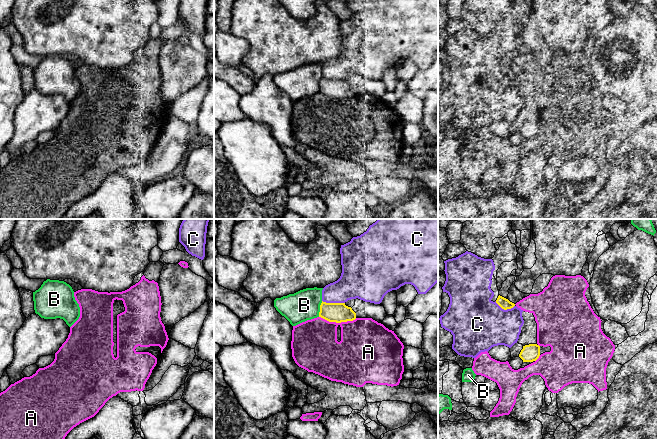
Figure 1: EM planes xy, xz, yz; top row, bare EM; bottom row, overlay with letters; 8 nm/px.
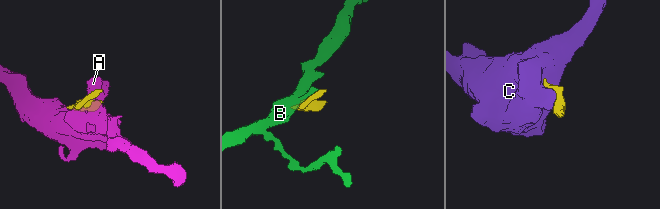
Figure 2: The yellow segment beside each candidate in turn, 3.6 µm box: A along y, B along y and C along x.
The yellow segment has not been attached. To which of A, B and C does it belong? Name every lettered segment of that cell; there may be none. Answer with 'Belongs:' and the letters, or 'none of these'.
Belongs: A

